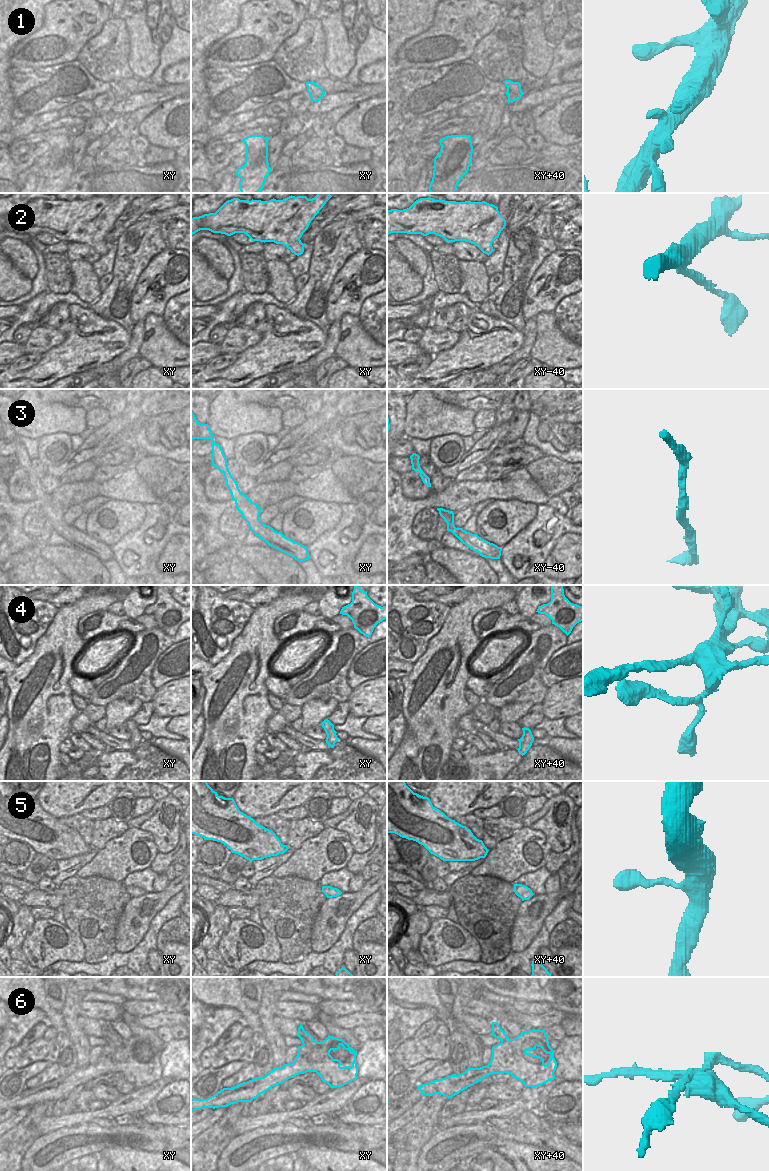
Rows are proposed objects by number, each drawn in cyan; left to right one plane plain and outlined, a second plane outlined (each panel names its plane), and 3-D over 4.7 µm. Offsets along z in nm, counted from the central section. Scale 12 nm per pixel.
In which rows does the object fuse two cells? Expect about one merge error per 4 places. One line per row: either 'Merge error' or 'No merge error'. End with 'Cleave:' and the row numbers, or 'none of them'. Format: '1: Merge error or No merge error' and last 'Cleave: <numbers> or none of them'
1: No merge error
2: No merge error
3: No merge error
4: No merge error
5: No merge error
6: Merge error
Cleave: 6.

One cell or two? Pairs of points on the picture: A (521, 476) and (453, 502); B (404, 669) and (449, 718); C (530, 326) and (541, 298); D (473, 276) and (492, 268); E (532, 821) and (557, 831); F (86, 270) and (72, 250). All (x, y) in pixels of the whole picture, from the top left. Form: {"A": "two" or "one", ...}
{"A": "one", "B": "two", "C": "two", "D": "two", "E": "one", "F": "two"}

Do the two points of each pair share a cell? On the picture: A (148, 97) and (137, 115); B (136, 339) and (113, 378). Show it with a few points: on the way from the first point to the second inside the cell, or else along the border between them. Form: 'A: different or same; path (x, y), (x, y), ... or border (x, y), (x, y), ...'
A: different; border (165, 101), (143, 106), (124, 115)
B: same; path (132, 349), (117, 364), (117, 368)

